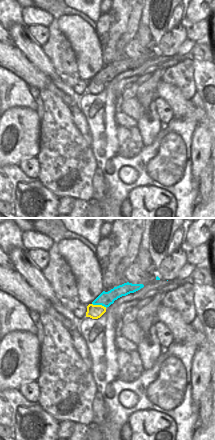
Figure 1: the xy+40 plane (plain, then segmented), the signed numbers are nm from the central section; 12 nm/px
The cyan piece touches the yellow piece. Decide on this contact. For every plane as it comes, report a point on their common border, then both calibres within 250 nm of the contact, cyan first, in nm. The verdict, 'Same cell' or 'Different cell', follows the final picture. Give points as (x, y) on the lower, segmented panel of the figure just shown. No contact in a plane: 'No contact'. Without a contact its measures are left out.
Touches cyan at (99, 304). Thickness 170 nm (cyan) against 170 nm.

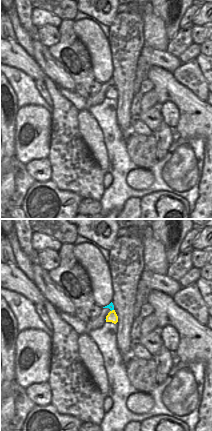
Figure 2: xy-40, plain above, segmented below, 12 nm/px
Touches cyan at (112, 309). Thickness 70 nm (cyan) against 120 nm.

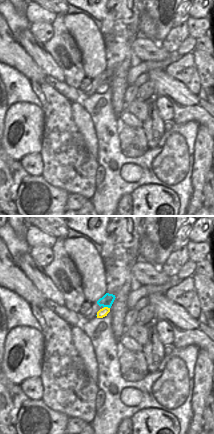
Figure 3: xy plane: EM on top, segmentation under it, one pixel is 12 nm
Touches cyan at (106, 306). Thickness 150 nm (cyan) against 110 nm.

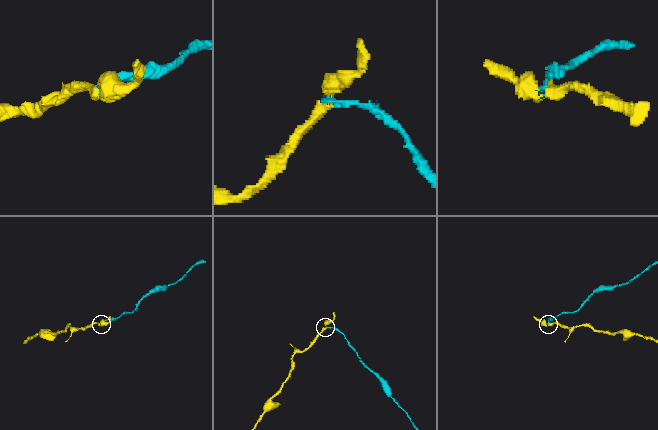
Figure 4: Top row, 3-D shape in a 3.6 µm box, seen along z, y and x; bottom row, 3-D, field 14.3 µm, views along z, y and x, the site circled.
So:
Different cell.

